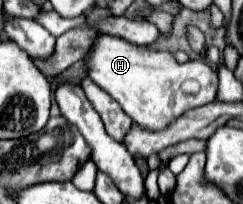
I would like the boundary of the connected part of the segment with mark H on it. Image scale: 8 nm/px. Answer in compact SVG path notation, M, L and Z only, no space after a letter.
M114 36L96 38L88 68L90 78L146 130L164 130L186 110L204 106L216 96L218 74L206 62L188 60L186 64L178 64L170 52L156 52Z

